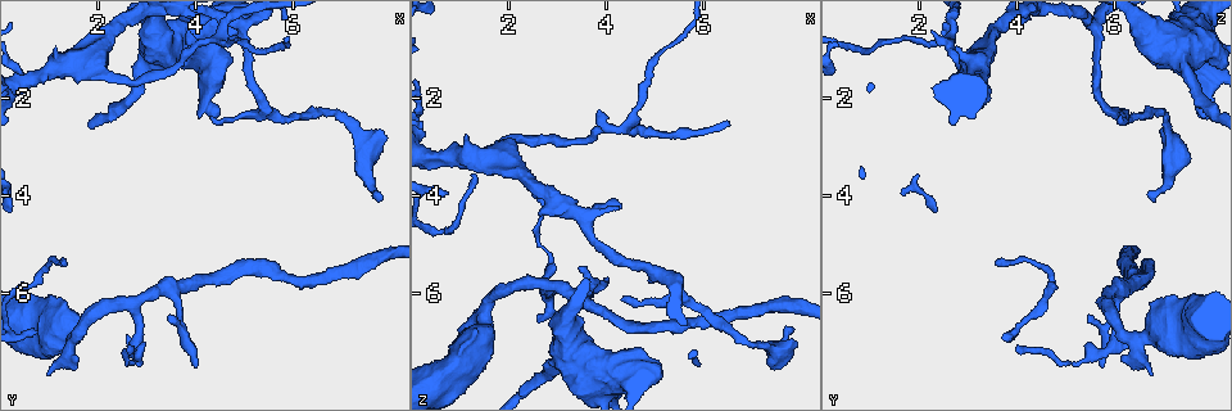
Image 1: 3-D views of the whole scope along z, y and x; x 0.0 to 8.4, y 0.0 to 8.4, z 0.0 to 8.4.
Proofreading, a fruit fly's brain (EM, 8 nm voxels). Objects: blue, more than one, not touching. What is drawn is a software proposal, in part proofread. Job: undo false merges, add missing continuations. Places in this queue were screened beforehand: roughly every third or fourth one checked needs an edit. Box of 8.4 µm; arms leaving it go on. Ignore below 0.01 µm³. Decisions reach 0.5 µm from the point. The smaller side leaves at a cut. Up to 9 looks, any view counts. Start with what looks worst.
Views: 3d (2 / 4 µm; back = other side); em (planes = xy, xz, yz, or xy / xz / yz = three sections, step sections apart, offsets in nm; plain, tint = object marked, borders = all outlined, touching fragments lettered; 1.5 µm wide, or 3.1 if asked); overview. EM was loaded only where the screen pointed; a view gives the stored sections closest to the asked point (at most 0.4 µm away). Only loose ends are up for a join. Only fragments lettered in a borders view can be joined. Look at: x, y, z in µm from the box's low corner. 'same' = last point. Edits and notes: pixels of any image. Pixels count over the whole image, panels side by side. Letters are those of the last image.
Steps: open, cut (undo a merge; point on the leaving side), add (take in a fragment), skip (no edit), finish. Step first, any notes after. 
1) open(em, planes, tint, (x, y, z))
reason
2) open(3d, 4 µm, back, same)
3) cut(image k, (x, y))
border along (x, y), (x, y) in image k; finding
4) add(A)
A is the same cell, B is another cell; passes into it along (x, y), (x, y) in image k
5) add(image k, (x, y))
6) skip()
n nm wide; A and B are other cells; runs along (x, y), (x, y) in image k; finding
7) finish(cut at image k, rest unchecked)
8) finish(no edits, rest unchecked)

open(em, xy, step 4, borders, (2.70, 7.15, 3.95))
tapers out

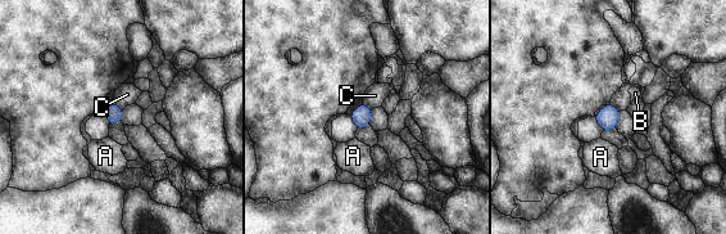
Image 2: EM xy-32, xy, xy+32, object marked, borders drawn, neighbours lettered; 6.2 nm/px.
open(em, planes, borders, same)
cut it another way

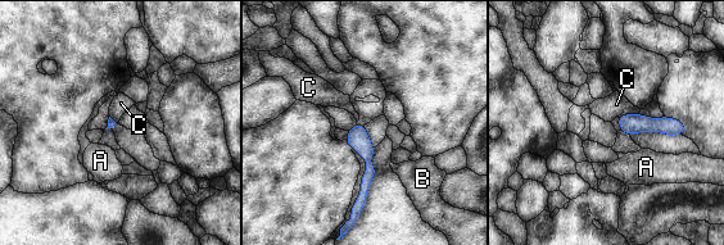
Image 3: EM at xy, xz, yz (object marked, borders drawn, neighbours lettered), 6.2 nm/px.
skip()
50 nm wide; C touches over 140 nm; A, B and C are other cells; no lettered fragment goes on from it

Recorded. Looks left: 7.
open(3d, 2 µm, (7.85, 4.05, 6.70))
long arm stops here

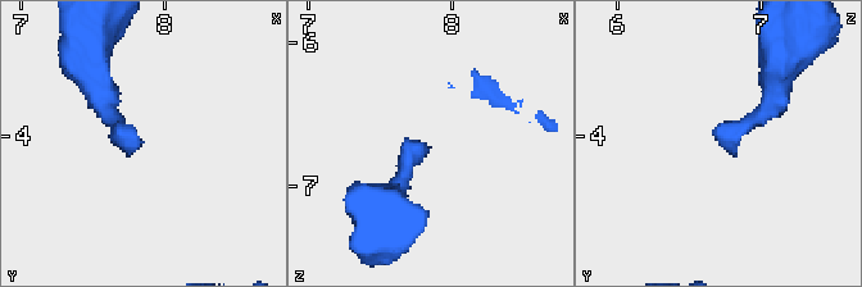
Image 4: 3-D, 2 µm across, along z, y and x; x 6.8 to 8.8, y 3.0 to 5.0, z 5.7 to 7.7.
open(em, xy, step 4, borders, (7.84, 4.04, 6.74))
need the tissue

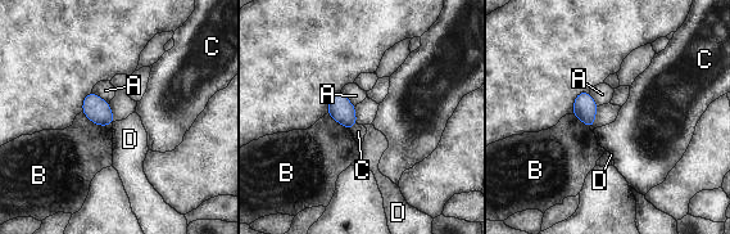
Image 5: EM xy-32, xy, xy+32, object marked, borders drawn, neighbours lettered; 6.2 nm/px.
open(em, planes, borders, same)
cut it another way

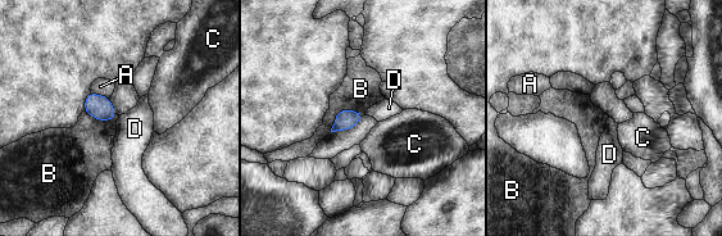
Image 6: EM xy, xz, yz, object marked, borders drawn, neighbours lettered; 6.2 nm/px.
skip()
A, B, C and D are other cells; border along (362, 113), (341, 109), (330, 131) in image 6; none of them fits

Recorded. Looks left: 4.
open(em, planes, borders, (4.30, 2.35, 6.10))
branch stops here

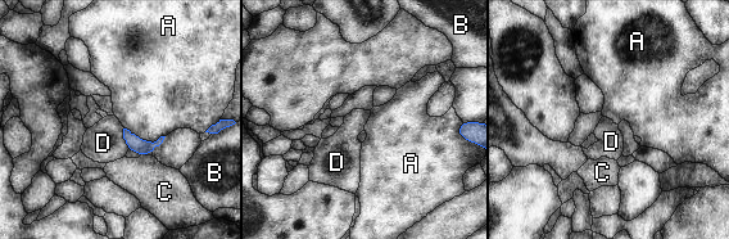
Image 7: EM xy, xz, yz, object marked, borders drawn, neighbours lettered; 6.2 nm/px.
skip()
100 nm wide; A, B, C and D are other cells; border along (123, 127), (123, 141), (128, 148) in image 7; none of them fits

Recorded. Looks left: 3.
open(em, planes, borders, (3.45, 5.90, 6.10))
three-way junction

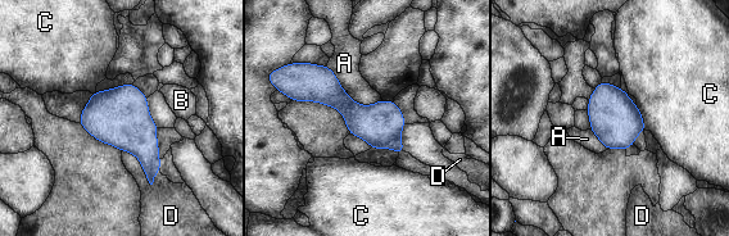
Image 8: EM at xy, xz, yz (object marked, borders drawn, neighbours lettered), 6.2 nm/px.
skip()
A, B, C and D are other cells; runs along (297, 96), (334, 95), (401, 149) in image 8; continuous, no second neuron

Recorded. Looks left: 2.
finish(no edits, rest unchecked)

